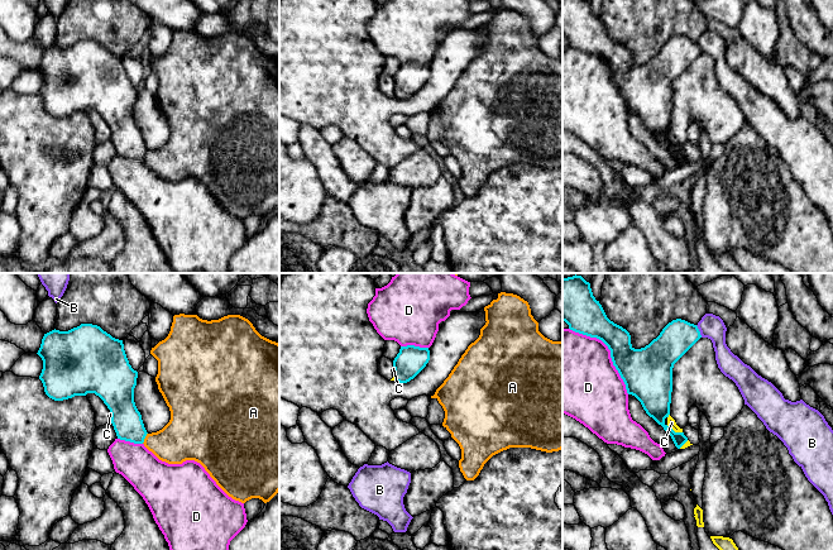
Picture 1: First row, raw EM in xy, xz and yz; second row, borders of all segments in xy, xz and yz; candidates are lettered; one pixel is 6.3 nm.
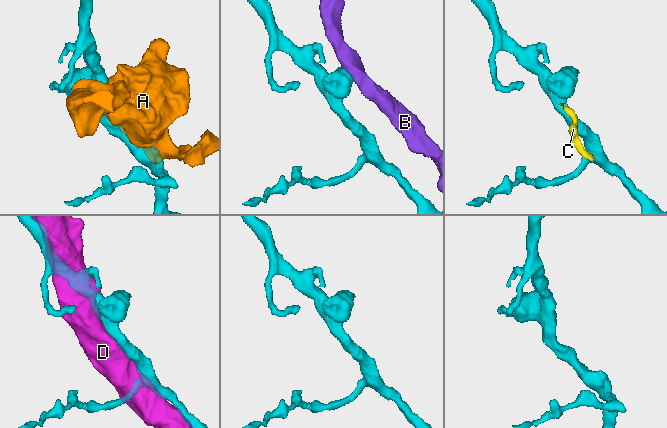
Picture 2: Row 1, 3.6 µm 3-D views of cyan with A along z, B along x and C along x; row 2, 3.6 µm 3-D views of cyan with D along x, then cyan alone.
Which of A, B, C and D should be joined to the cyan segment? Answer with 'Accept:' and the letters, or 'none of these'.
Accept: none of these

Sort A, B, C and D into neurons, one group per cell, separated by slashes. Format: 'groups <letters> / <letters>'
groups A / B / C / D

